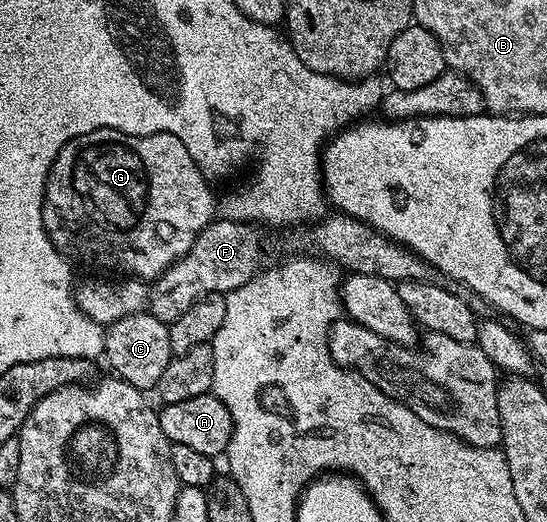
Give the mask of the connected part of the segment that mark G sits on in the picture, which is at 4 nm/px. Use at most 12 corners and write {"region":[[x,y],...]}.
{"region":[[96,130],[55,156],[66,259],[156,280],[219,210],[179,136]]}

